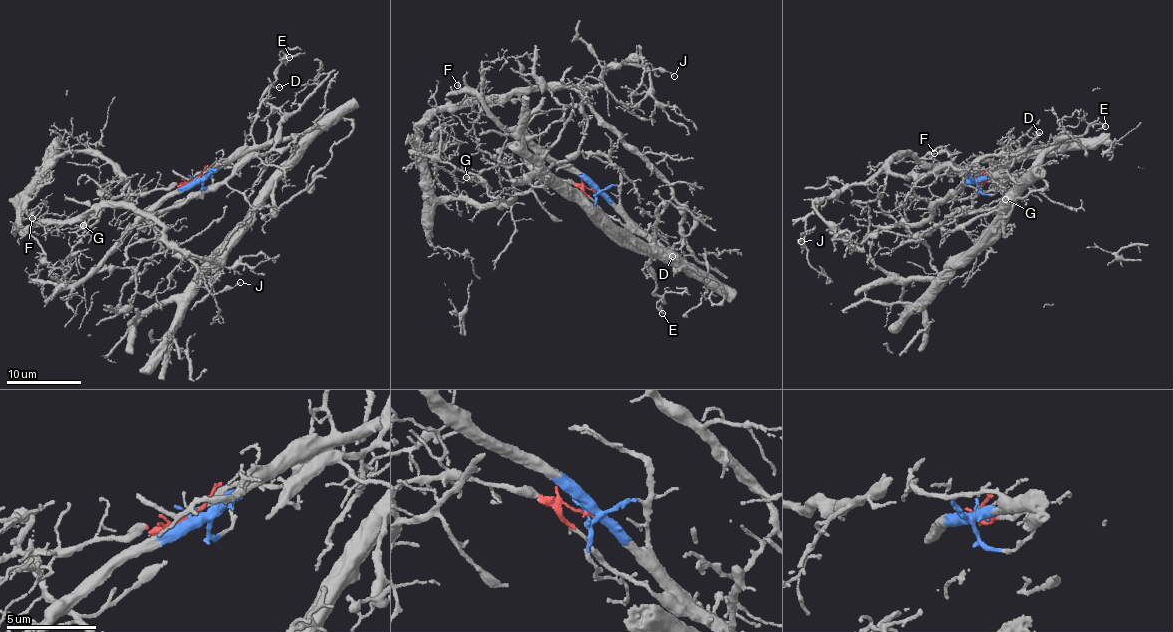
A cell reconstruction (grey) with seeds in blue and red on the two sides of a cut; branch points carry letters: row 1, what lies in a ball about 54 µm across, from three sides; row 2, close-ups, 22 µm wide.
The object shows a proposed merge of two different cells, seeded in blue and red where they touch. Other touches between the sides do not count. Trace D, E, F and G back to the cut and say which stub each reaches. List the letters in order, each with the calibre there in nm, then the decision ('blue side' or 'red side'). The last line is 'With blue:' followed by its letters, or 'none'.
D: 120 nm thick; blue side
E: 160 nm thick; red side
F: 100 nm thick; red side
G: 170 nm thick; red side
With blue: D

